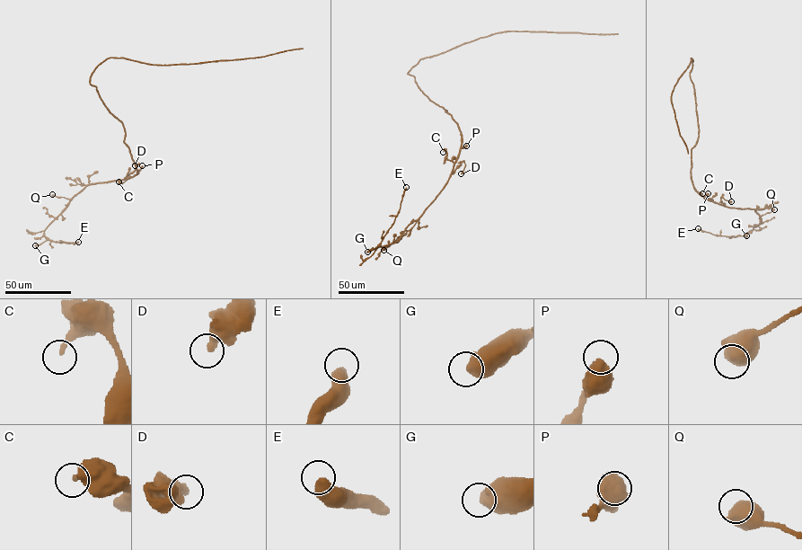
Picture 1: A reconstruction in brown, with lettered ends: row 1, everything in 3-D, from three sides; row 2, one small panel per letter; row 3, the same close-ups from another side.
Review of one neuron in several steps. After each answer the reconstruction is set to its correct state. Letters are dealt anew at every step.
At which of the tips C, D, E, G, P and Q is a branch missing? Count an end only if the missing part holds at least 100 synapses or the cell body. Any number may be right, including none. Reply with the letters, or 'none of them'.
none of them

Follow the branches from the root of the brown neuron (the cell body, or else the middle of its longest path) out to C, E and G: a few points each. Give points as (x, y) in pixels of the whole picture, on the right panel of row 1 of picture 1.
C: (698, 137), (691, 148), (692, 181), (695, 190), (714, 201), (708, 200), (702, 193)
E: (698, 137), (691, 151), (694, 189), (725, 206), (756, 209), (761, 218), (742, 235), (698, 228)
G: (698, 137), (691, 151), (691, 176), (694, 189), (725, 206), (756, 209), (761, 223), (746, 235)

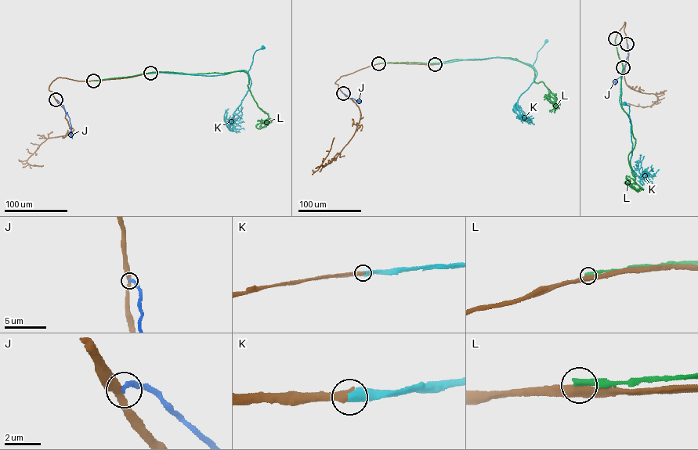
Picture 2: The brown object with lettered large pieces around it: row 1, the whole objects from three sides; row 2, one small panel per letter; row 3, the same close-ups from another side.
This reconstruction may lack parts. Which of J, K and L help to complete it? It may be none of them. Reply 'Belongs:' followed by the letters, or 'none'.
Belongs: K

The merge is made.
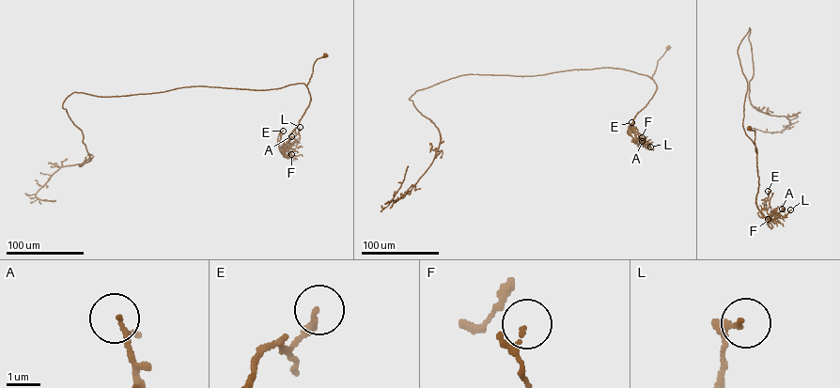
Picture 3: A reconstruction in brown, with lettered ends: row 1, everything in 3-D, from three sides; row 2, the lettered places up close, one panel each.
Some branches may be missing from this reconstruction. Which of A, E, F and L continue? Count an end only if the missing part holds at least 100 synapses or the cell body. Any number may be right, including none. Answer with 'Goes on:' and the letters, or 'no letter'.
Goes on: no letter

